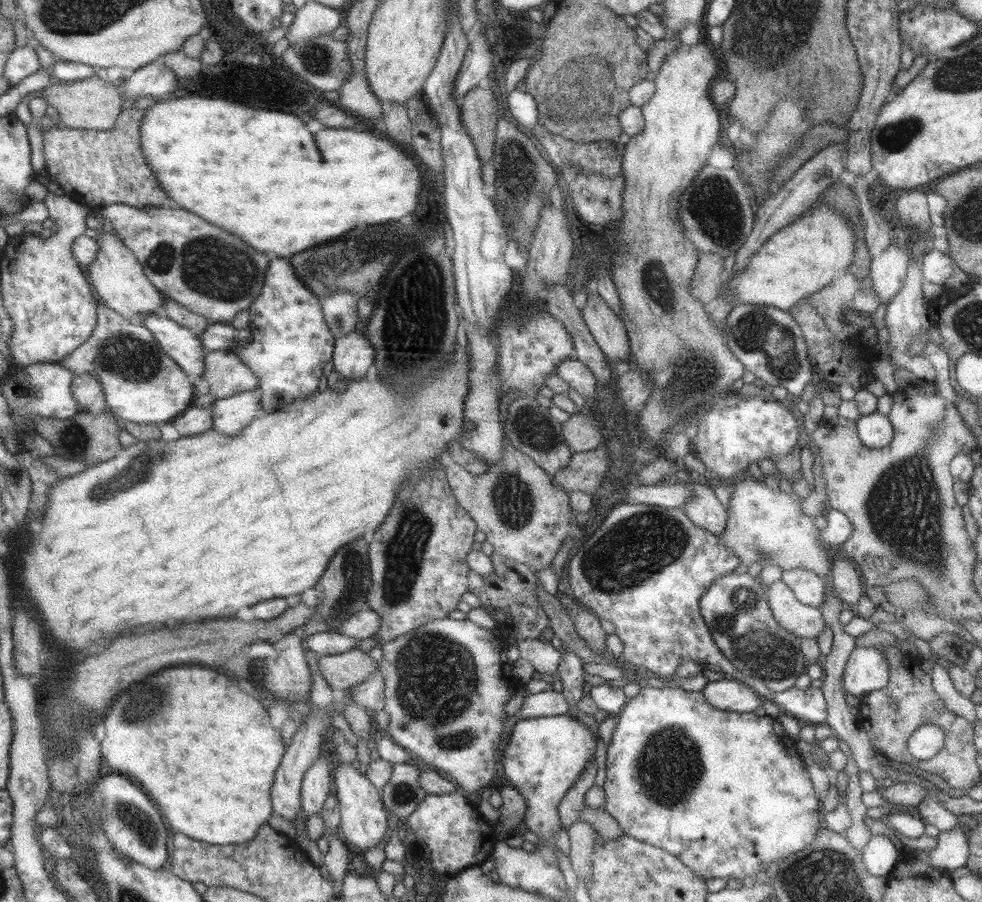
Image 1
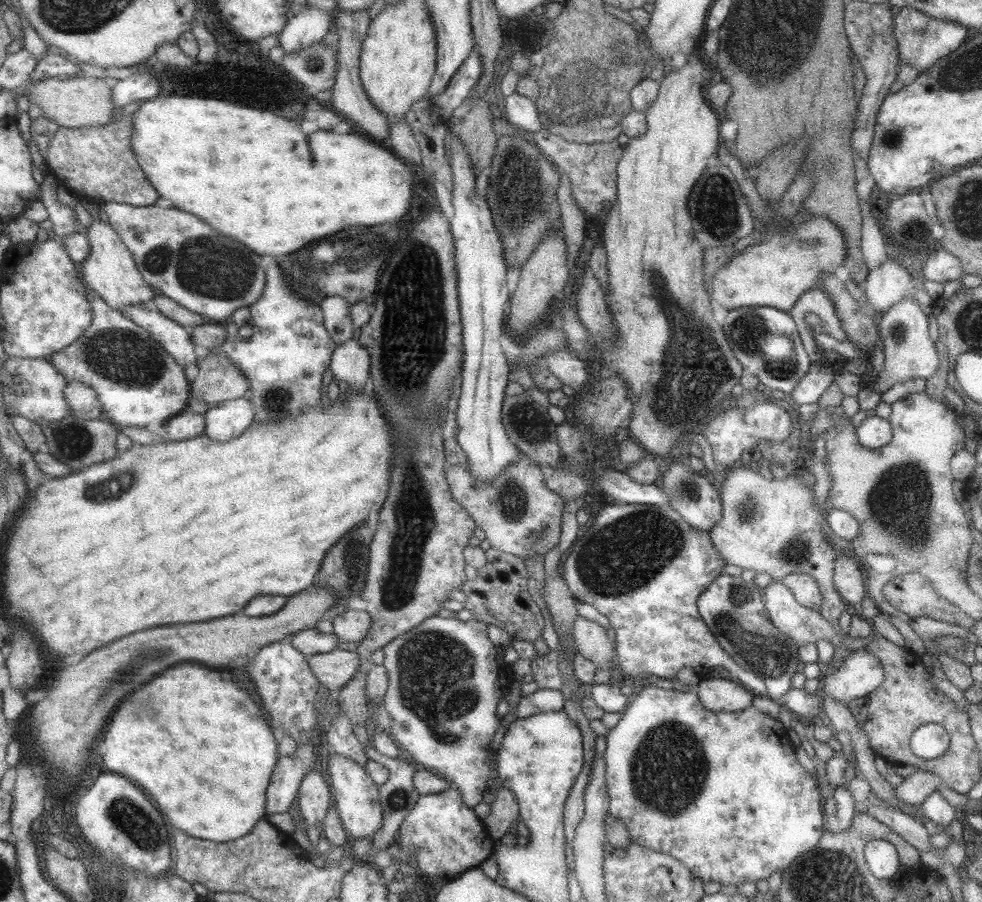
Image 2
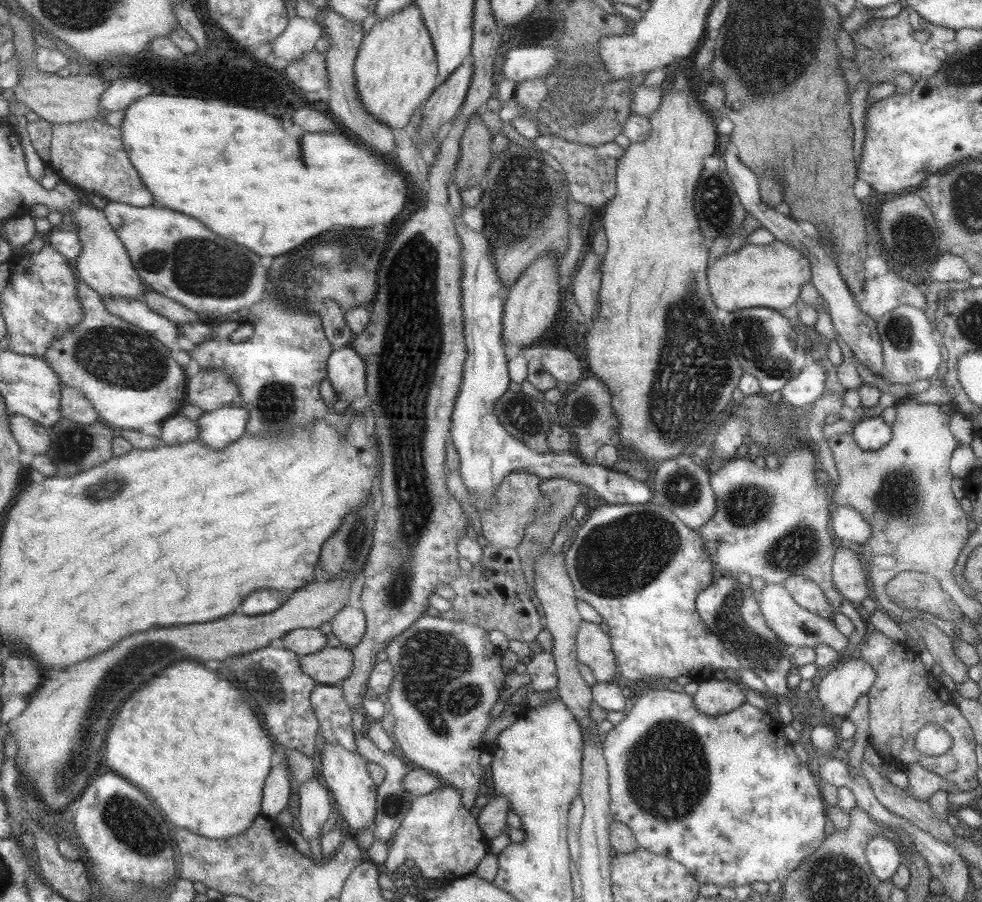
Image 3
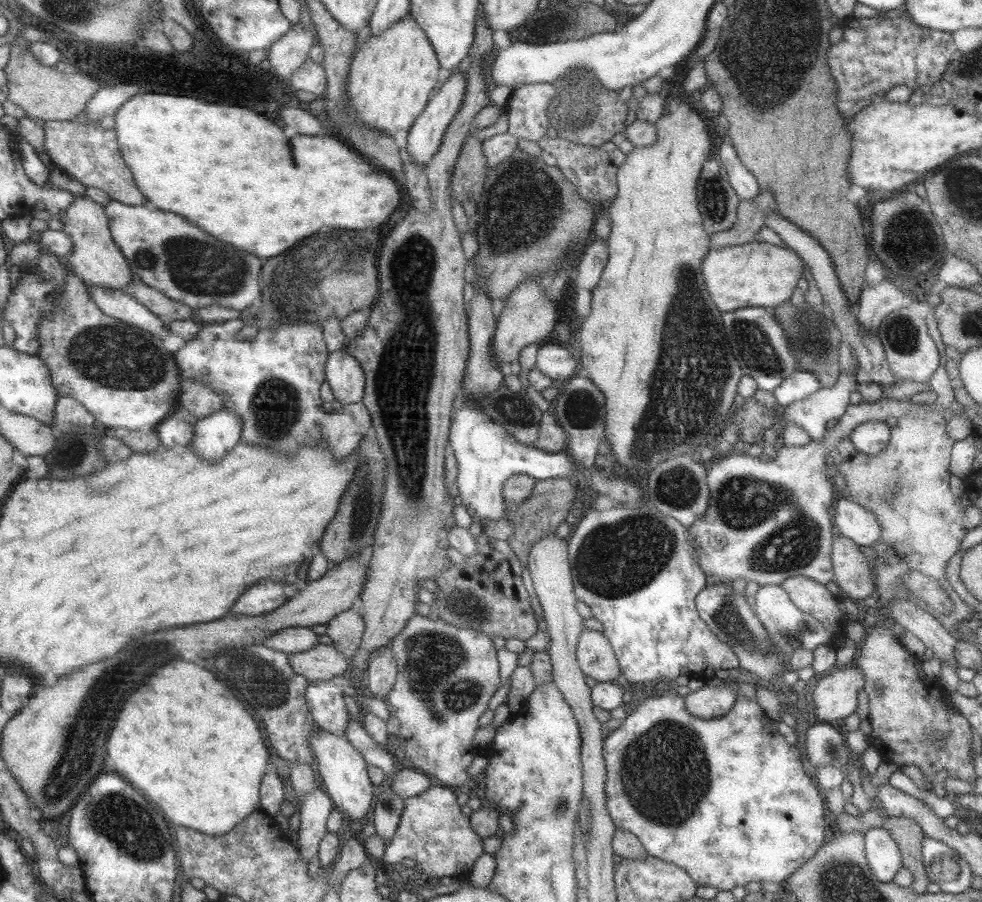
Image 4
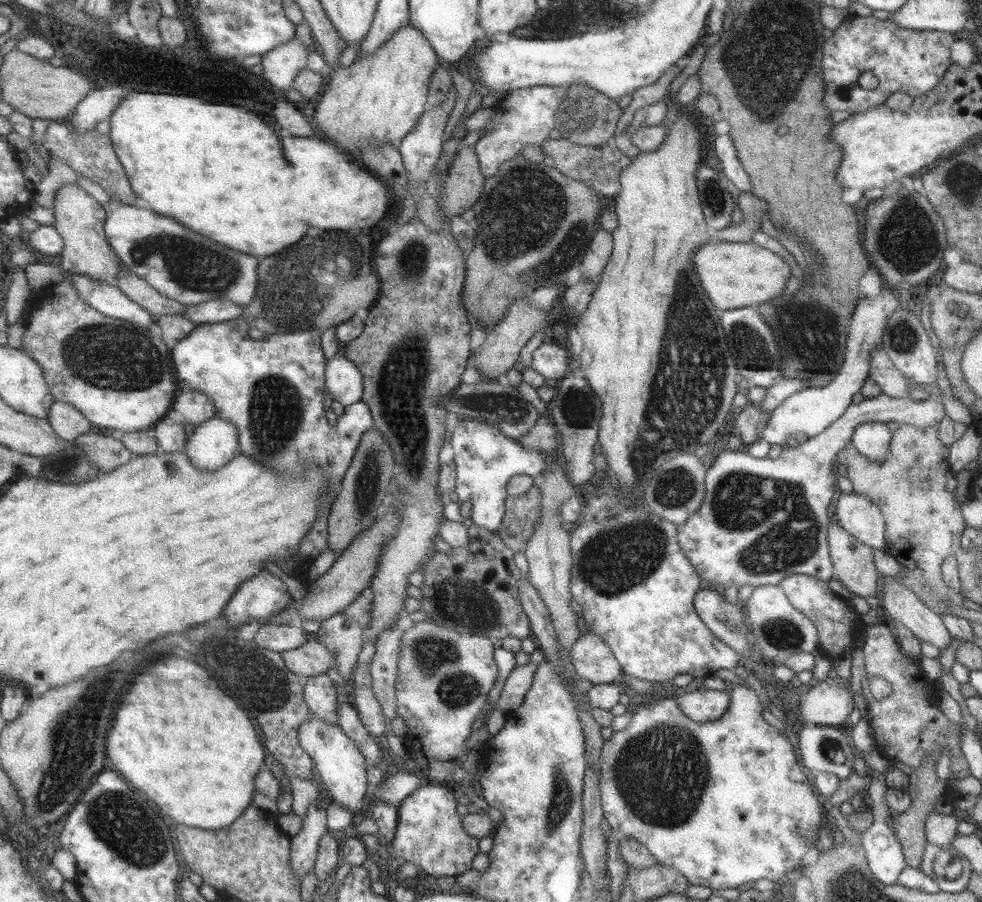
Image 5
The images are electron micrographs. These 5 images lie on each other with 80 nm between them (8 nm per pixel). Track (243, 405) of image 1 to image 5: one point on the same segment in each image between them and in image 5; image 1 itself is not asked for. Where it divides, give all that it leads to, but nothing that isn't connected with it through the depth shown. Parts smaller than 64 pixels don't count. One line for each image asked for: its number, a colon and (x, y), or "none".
2: (228, 419)
3: (219, 428)
4: (216, 435)
5: (212, 445)

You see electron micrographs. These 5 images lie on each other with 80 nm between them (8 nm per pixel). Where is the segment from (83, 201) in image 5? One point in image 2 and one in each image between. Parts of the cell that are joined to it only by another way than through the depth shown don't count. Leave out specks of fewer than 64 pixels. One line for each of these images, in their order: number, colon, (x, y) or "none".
2: (111, 270)
3: (105, 264)
4: (96, 257)

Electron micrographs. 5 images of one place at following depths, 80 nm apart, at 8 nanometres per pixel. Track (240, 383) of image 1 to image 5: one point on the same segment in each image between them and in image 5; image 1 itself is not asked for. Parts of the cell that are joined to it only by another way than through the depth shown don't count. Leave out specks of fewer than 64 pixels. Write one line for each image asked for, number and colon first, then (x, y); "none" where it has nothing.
2: (218, 380)
3: (211, 389)
4: (200, 400)
5: (195, 407)

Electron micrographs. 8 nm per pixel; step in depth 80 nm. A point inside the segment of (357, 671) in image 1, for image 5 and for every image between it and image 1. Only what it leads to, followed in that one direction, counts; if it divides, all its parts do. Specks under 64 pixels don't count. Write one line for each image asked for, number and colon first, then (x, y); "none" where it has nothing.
2: (333, 669)
3: (327, 665)
4: (320, 662)
5: (311, 658)

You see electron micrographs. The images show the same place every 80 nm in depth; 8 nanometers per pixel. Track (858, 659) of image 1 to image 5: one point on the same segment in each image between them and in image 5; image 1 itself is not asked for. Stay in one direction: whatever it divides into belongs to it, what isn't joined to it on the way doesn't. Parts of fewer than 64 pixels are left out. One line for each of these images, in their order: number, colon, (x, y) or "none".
2: (860, 673)
3: (840, 687)
4: (835, 697)
5: (828, 703)

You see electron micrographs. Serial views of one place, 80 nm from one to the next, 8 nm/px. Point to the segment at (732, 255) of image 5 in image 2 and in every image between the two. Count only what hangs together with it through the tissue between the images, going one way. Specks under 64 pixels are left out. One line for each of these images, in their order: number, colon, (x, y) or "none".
2: (775, 272)
3: (770, 276)
4: (753, 274)

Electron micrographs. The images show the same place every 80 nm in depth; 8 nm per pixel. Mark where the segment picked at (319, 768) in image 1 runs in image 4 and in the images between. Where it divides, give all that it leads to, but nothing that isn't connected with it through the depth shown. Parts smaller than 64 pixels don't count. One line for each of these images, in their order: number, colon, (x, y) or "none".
2: (314, 794)
3: (315, 808)
4: (314, 809)

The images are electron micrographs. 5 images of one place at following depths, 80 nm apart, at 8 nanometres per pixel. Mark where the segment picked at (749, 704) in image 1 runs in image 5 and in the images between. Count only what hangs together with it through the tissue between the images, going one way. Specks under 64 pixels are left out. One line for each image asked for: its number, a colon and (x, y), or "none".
2: (715, 694)
3: (713, 697)
4: (705, 703)
5: (703, 705)

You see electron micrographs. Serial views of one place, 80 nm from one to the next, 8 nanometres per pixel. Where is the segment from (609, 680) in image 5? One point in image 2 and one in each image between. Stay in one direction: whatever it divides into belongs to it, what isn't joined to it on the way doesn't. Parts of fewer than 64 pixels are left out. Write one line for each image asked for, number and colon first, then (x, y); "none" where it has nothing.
2: (590, 640)
3: (593, 649)
4: (595, 658)

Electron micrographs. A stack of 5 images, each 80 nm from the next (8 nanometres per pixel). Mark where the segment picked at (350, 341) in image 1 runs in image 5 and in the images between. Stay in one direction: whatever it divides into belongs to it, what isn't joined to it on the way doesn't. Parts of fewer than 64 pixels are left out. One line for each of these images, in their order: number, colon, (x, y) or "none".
2: (349, 363)
3: (345, 371)
4: (342, 372)
5: (342, 381)

